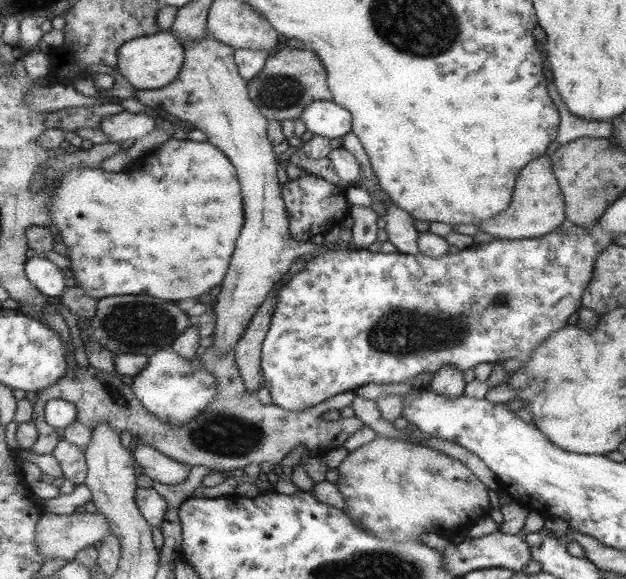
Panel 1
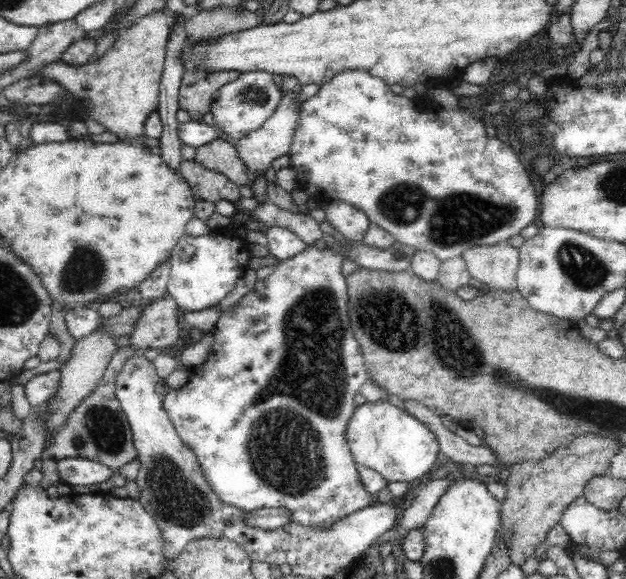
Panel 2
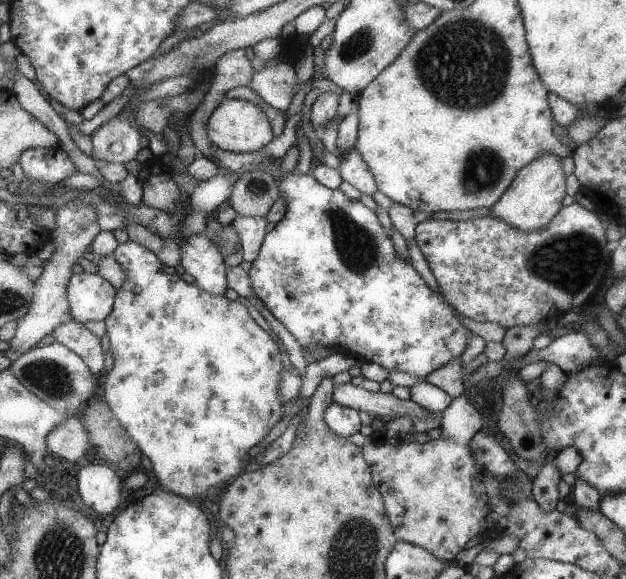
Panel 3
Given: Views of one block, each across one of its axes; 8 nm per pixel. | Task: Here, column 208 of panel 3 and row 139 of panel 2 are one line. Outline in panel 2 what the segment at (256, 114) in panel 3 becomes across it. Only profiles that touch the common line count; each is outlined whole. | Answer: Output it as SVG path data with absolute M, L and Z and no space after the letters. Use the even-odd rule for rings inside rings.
M168 10L148 12L138 18L128 30L120 32L118 40L106 50L106 54L86 66L66 66L60 62L50 64L34 76L60 84L66 92L72 92L82 104L88 120L96 120L108 134L118 136L120 144L136 146L146 136L146 120L152 112L158 112L160 82L166 64L166 46L174 28L184 22L180 14Z

